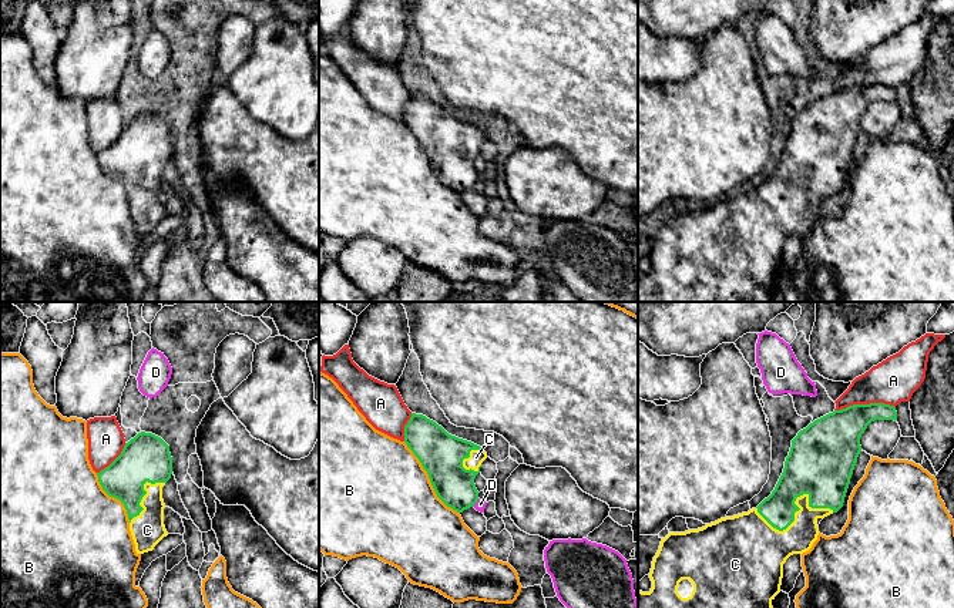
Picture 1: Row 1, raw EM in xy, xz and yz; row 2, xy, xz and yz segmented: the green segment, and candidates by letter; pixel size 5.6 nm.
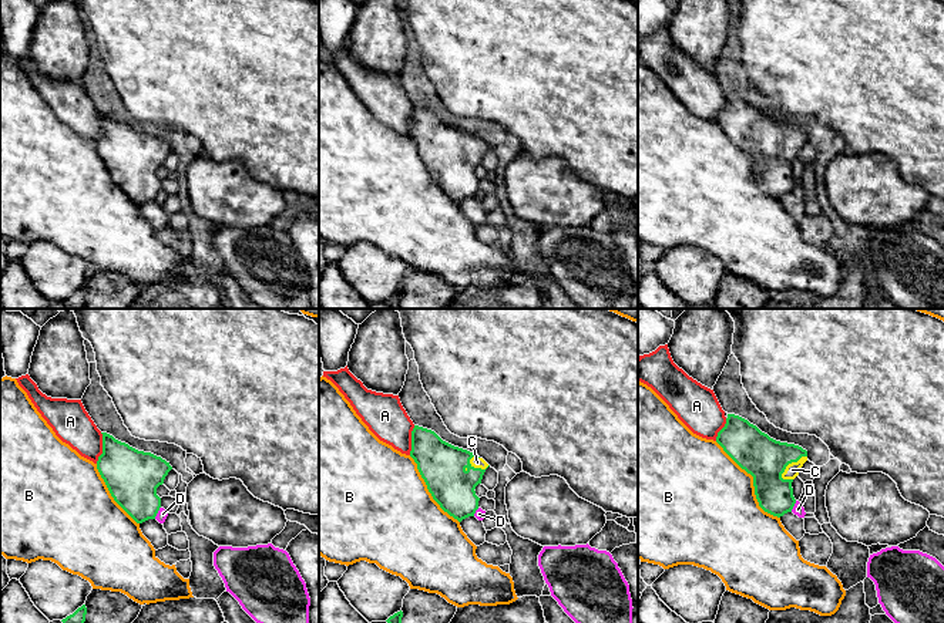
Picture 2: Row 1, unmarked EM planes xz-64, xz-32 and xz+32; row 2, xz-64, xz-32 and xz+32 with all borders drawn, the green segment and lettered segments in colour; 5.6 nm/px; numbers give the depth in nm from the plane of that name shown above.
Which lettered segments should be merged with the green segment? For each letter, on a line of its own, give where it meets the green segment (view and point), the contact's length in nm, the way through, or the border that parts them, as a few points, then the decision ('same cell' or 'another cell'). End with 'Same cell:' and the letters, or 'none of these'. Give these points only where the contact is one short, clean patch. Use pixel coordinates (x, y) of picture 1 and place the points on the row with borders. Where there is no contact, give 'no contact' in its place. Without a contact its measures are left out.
A: yz (865, 405) | 340 nm | another cell
B: xz (430, 480) | 500 nm | another cell
C: yz (790, 523) | 320 nm | same cell
D: xz (476, 501) | 60 nm | another cell
Same cell: C

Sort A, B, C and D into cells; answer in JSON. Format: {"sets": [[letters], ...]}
{"sets": [["A"], ["B"], ["C"], ["D"]]}

